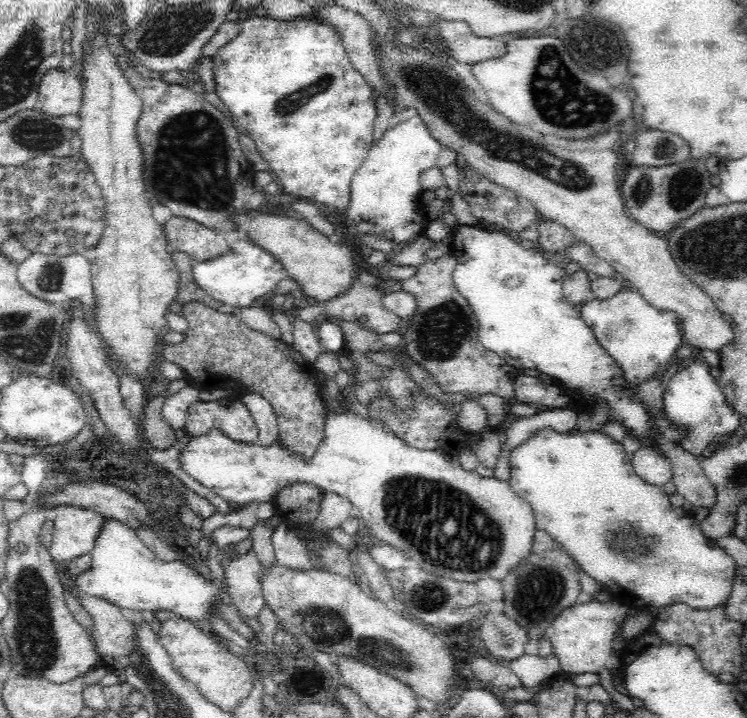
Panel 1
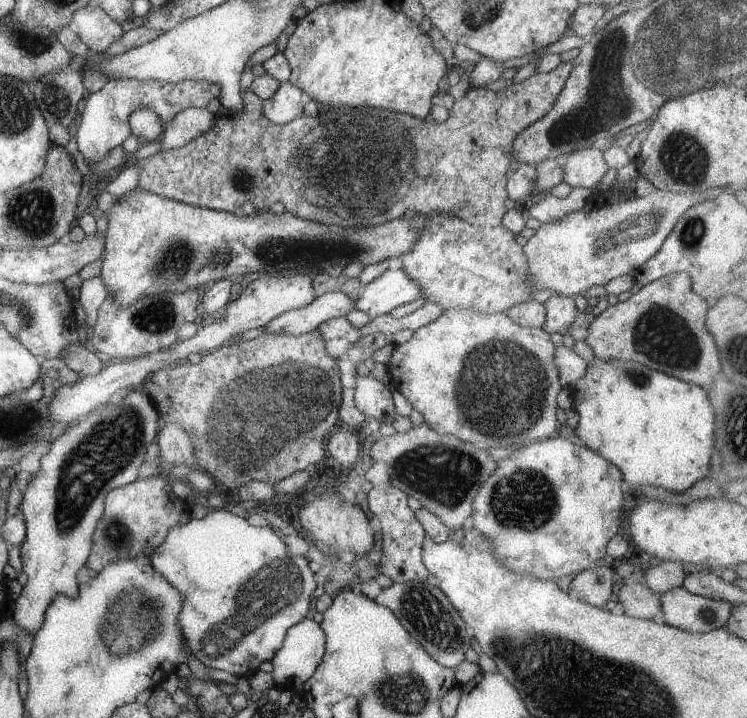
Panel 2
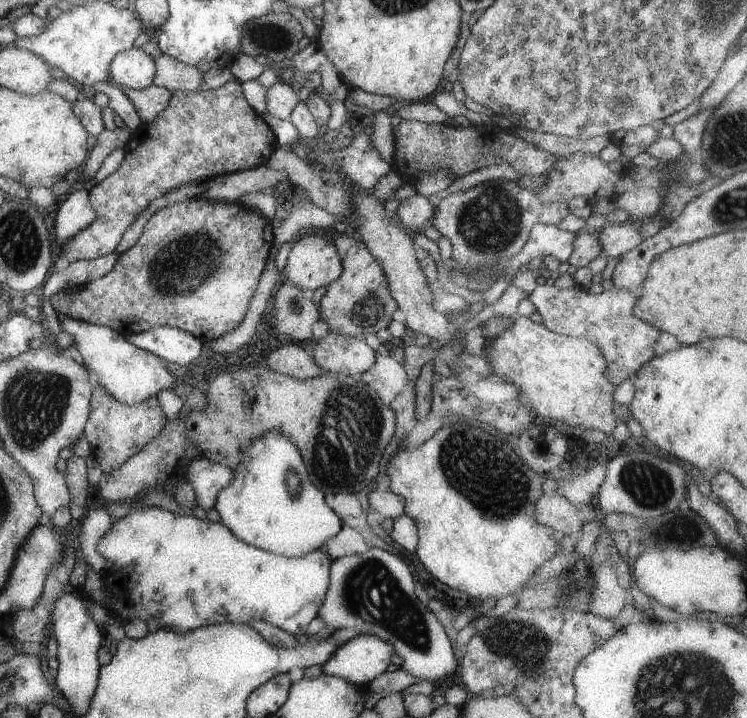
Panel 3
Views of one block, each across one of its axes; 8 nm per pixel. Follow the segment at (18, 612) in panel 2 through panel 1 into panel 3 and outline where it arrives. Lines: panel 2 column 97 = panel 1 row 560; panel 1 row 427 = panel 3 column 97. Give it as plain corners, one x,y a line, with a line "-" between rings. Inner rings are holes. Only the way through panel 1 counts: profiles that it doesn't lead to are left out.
57,312
57,320
61,330
73,336
73,346
79,352
83,366
87,368
87,374
93,372
97,376
99,386
121,404
133,406
141,400
155,396
161,389
171,390
177,384
177,379
183,380
169,372
161,358
127,342
124,334
117,334
104,326
69,318
61,312

